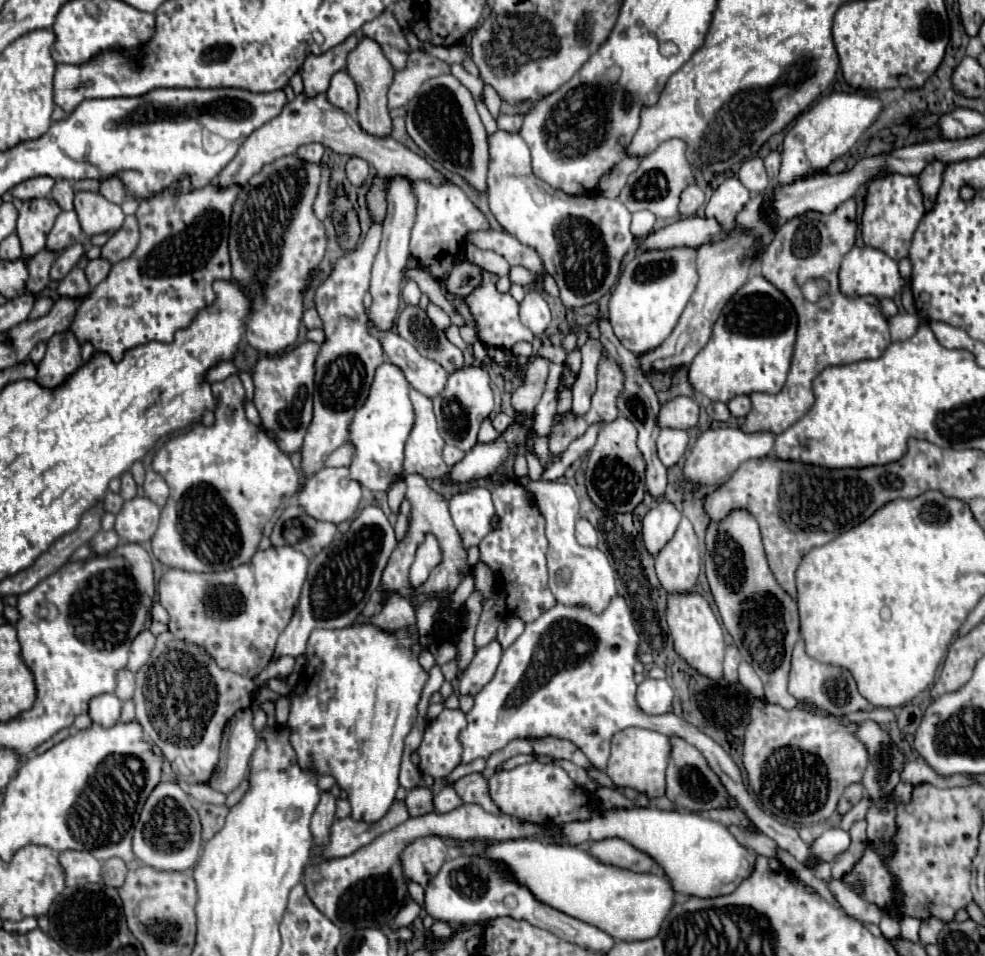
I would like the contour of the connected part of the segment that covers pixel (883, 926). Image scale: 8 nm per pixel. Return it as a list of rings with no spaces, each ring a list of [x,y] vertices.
[[[889,915],[883,917],[879,927],[887,939],[893,939],[900,934],[900,924]]]

